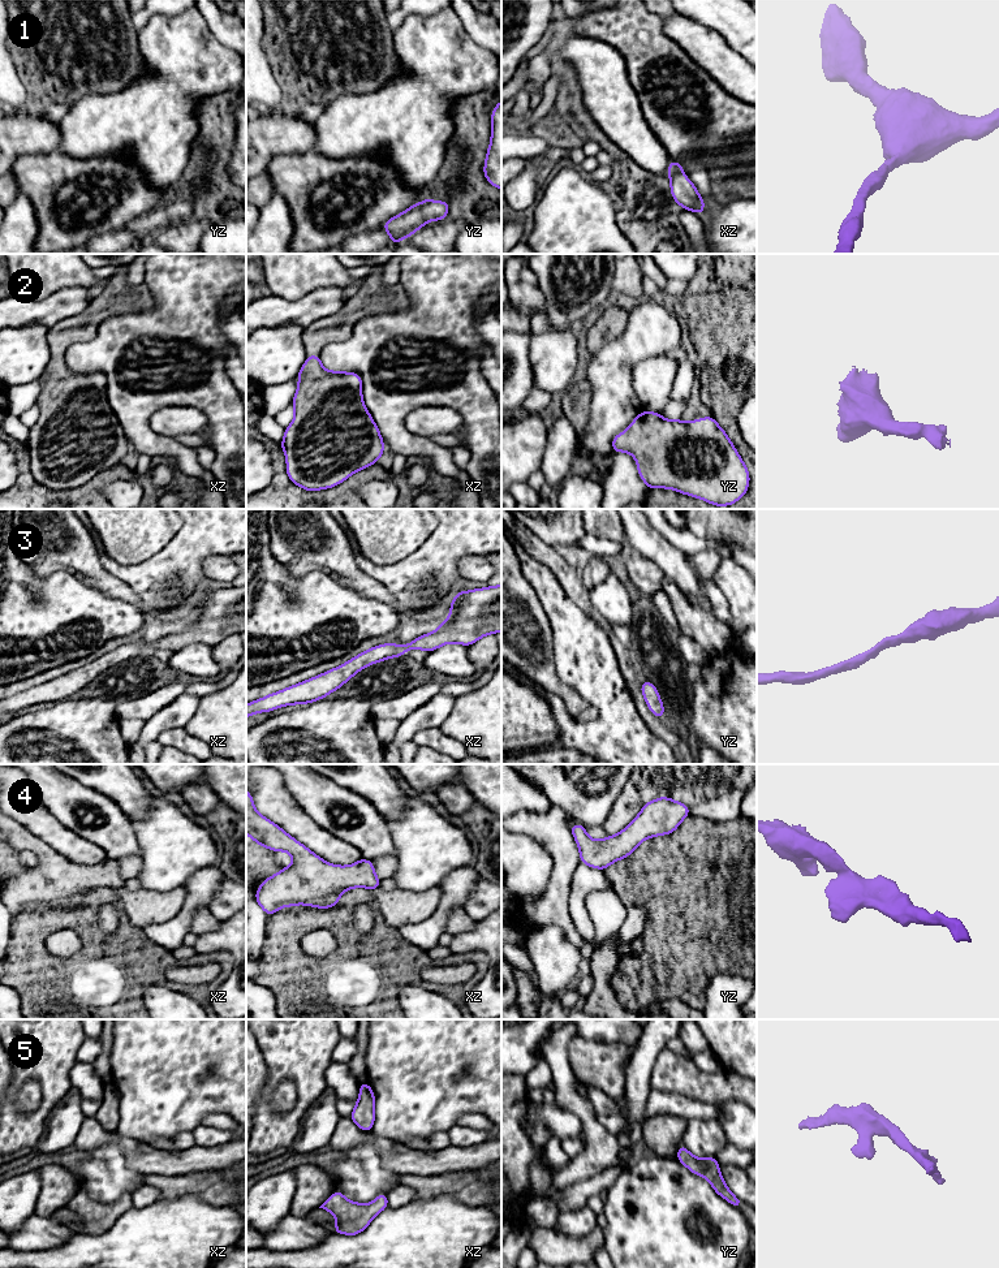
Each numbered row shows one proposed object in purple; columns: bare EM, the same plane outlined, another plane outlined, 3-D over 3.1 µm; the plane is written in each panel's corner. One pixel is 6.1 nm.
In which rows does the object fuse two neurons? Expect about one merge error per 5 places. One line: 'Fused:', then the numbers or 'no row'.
Fused: no row

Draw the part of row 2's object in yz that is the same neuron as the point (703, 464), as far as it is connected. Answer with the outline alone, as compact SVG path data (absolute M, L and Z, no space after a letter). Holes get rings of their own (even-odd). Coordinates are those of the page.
M641 411L624 432L612 439L612 450L634 457L638 475L649 489L669 488L715 506L739 501L750 482L746 465L711 415L685 423L682 419L664 419L660 413Z

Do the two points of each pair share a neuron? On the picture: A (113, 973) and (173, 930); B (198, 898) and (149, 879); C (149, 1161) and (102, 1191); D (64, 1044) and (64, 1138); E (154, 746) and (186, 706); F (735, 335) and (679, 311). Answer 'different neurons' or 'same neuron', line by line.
A: different neurons
B: different neurons
C: different neurons
D: different neurons
E: different neurons
F: same neuron

